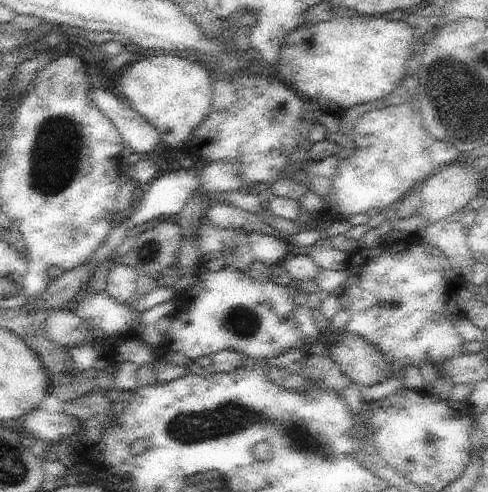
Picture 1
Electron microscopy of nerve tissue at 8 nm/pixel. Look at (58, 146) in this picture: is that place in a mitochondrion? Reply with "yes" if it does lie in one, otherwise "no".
yes

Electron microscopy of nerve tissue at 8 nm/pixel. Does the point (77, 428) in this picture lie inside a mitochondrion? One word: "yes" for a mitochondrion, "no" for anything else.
no

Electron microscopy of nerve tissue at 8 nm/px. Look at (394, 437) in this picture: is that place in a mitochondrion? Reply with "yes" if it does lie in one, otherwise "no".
no

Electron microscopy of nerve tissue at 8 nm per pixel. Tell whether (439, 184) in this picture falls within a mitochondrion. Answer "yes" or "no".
no

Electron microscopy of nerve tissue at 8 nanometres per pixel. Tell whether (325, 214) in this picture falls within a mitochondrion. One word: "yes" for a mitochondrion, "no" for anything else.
no

